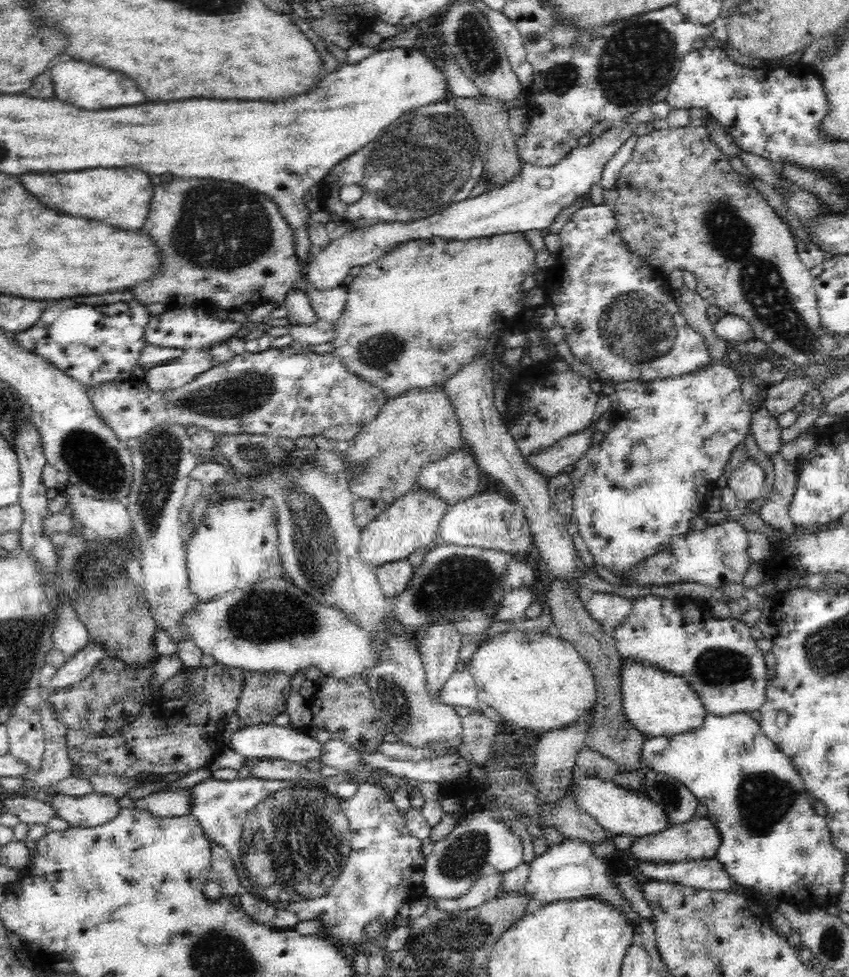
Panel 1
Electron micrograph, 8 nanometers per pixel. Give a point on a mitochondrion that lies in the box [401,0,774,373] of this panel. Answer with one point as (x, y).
(635, 64)

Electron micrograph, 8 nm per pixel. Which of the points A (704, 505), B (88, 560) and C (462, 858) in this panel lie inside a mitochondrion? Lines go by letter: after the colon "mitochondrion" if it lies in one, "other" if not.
A: other
B: mitochondrion
C: mitochondrion

